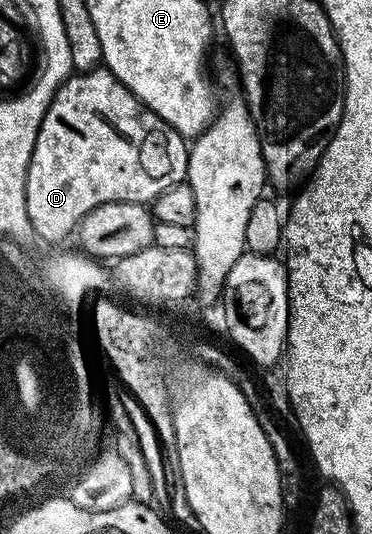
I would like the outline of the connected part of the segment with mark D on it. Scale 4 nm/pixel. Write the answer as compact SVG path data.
M98 67L86 73L74 72L53 96L47 115L35 139L35 151L27 167L25 202L31 227L45 241L65 241L74 236L81 221L101 204L131 203L148 206L167 187L189 176L189 145L155 111L151 111L110 69Z

